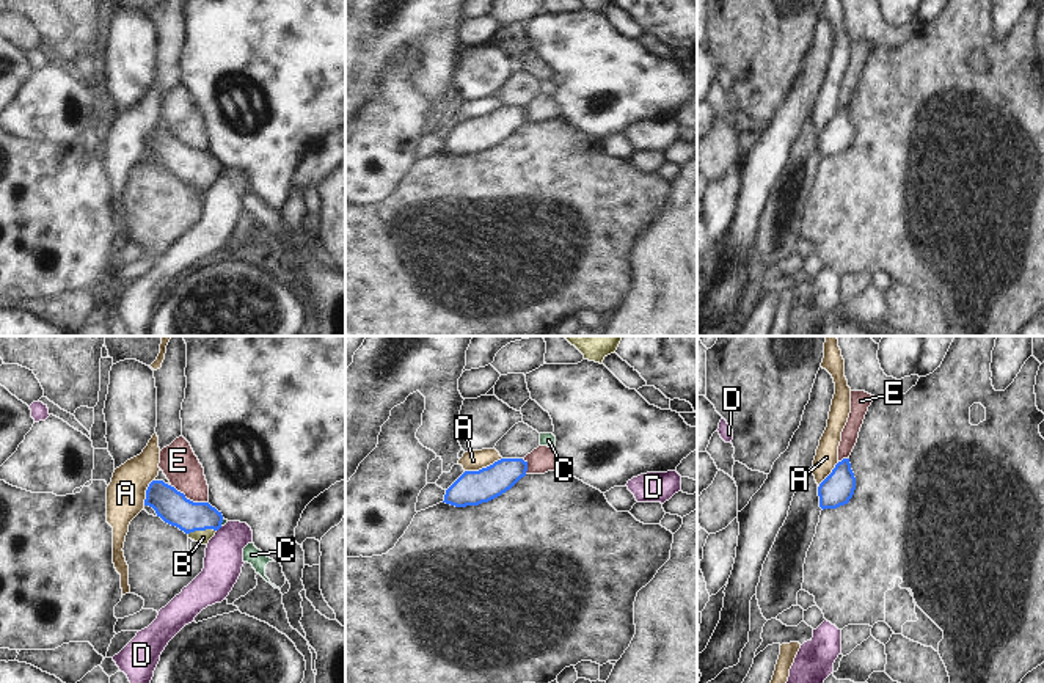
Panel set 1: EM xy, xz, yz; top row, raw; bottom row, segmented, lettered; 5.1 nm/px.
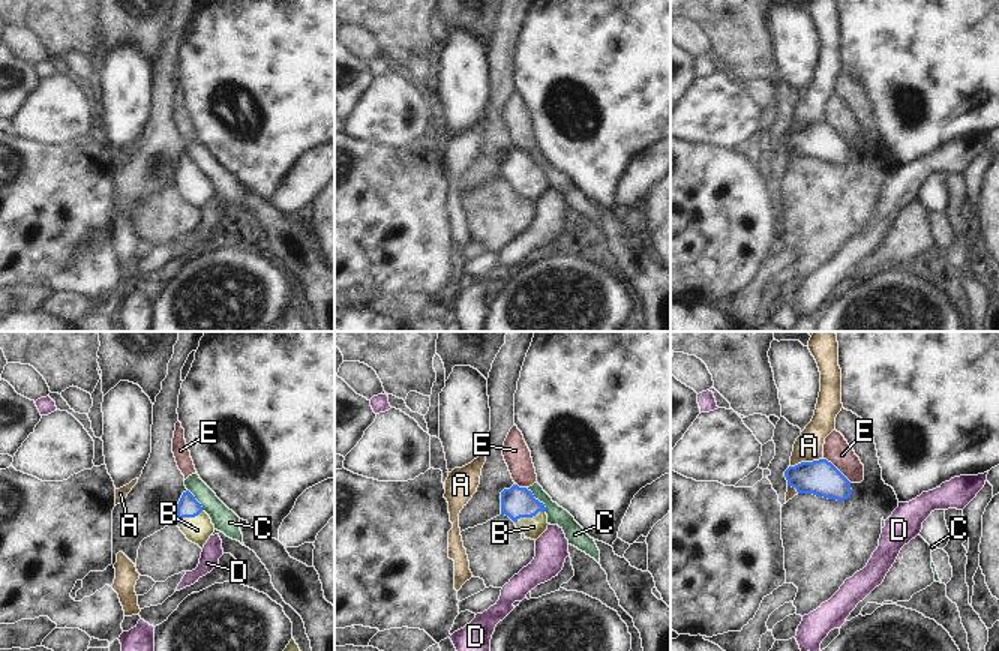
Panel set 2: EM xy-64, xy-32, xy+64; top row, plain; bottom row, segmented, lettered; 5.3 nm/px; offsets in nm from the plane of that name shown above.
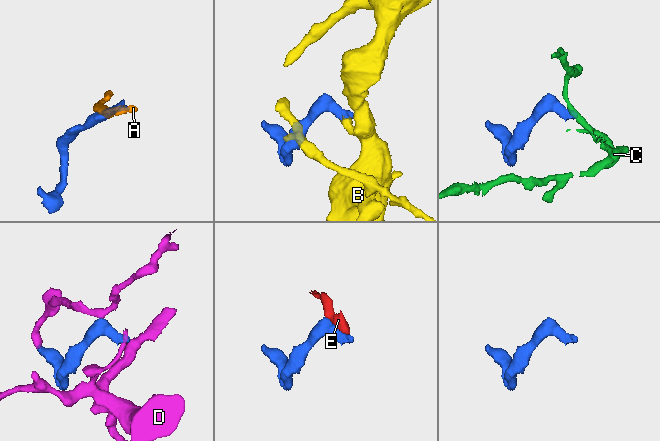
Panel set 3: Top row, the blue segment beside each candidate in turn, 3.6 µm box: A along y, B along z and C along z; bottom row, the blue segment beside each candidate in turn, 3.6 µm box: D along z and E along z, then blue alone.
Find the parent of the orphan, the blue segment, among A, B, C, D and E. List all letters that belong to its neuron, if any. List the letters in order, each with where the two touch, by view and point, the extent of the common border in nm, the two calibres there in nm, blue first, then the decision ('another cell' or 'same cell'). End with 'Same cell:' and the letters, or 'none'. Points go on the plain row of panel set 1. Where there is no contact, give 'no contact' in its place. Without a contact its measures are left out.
A: contact xz (482, 116); length 200 nm; calibres 180 and 110 nm; another cell
B: contact xy (201, 178); length 150 nm; calibres 170 and 70 nm; same cell
C: contact xy (222, 170); length 40 nm; calibres 160 and 20 nm; another cell
D: contact xy (219, 176); length 40 nm; calibres 160 and 200 nm; another cell
E: contact xy (189, 148); length 220 nm; calibres 170 and 190 nm; another cell
Same cell: B

